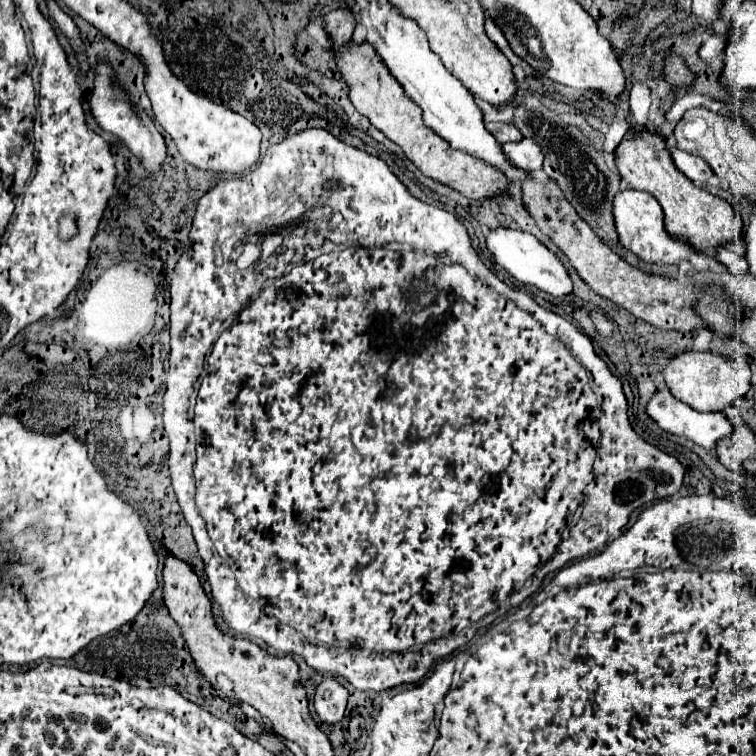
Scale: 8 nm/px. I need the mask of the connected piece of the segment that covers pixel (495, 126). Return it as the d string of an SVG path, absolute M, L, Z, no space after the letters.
M487 123L487 129L493 133L493 137L499 141L499 143L507 143L507 141L521 141L523 135L521 131L511 125L511 123Z

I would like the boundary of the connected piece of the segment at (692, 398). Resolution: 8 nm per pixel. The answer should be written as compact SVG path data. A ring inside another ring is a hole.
M685 351L675 355L665 365L663 377L673 397L697 411L723 411L727 405L743 397L751 387L751 371L745 359L723 359L711 351Z

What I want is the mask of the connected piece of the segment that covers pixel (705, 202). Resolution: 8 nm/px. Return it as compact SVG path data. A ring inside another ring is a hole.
M643 129L639 133L629 131L627 137L617 145L615 167L621 179L633 187L651 193L665 211L665 227L671 235L687 239L695 249L707 251L717 245L725 245L727 241L735 241L741 235L741 219L735 215L733 207L721 199L711 195L705 189L699 189L691 179L687 179L673 163L671 153L667 149L665 137Z

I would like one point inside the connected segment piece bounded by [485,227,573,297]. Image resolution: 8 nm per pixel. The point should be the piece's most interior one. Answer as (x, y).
(529, 261)

